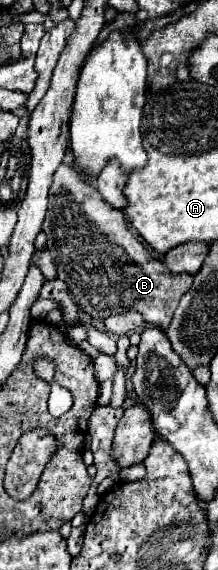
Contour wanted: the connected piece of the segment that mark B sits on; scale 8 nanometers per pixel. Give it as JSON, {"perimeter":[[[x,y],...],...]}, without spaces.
{"perimeter":[[[60,165],[50,187],[48,215],[42,231],[48,237],[48,251],[54,257],[58,279],[68,285],[70,295],[82,313],[102,323],[116,311],[138,311],[146,323],[168,329],[172,313],[182,295],[192,285],[192,275],[170,273],[160,261],[150,257],[146,245],[130,231],[124,213],[110,207],[100,191],[80,179],[70,165]]]}

